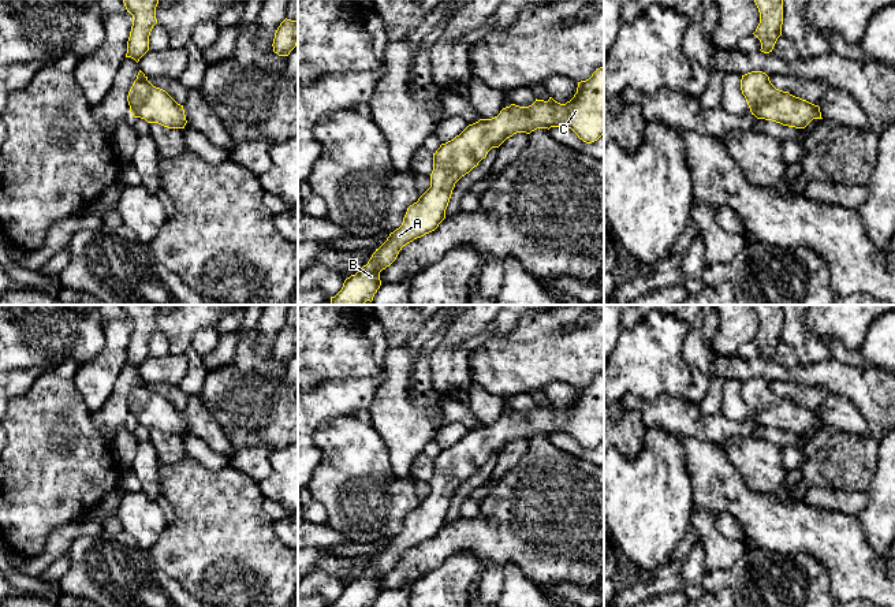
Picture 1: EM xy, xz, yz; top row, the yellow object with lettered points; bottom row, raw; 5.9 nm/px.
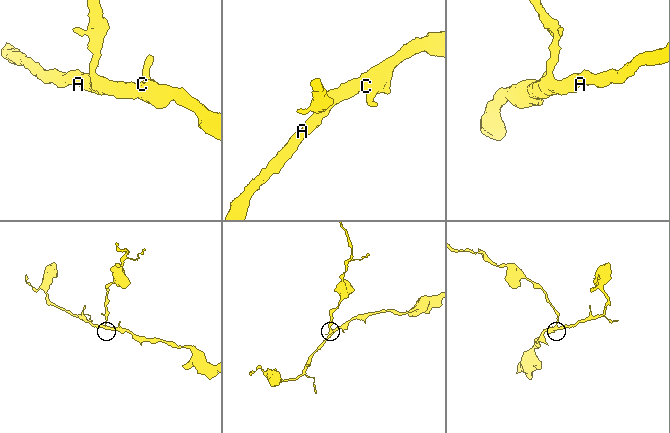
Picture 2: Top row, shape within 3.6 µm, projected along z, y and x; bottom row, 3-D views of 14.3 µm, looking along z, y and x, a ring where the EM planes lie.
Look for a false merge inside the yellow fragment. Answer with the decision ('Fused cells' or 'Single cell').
Single cell

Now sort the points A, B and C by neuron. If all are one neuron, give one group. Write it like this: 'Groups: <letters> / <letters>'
Groups: A B C

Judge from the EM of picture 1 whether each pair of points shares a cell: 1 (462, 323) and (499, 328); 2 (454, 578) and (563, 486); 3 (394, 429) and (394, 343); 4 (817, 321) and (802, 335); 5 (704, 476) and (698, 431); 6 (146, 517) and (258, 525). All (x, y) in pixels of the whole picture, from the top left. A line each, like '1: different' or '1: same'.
1: different
2: different
3: same
4: different
5: different
6: different

